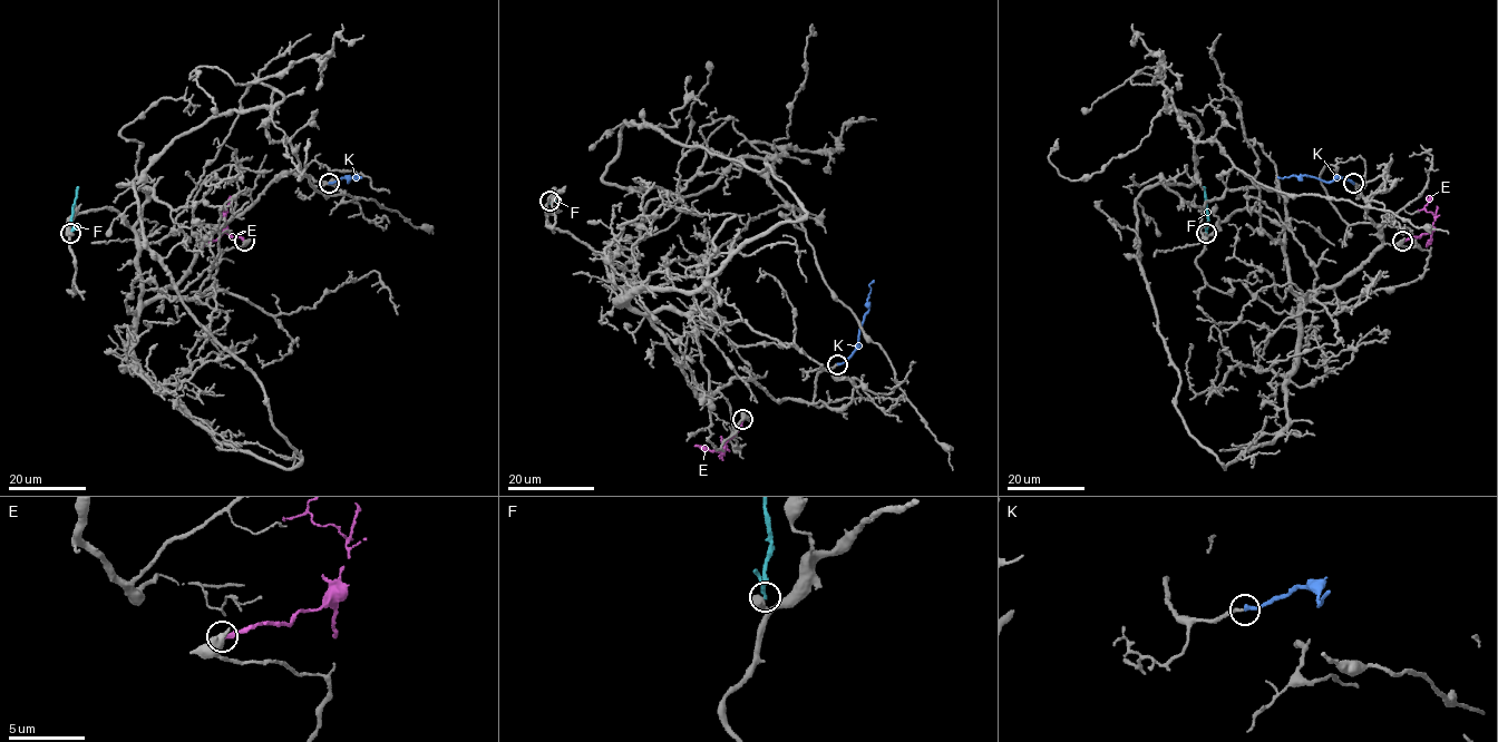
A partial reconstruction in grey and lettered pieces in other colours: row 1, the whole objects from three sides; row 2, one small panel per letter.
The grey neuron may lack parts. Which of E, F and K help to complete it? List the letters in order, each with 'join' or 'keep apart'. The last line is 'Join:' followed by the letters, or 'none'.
E: keep apart
F: keep apart
K: join
Join: K

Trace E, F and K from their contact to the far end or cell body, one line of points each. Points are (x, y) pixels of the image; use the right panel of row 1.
E: (1402, 240), (1428, 233), (1435, 216), (1424, 206), (1431, 196)
F: (1206, 232), (1208, 214), (1203, 186)
K: (1353, 184), (1343, 177), (1326, 182), (1305, 175), (1277, 177)

